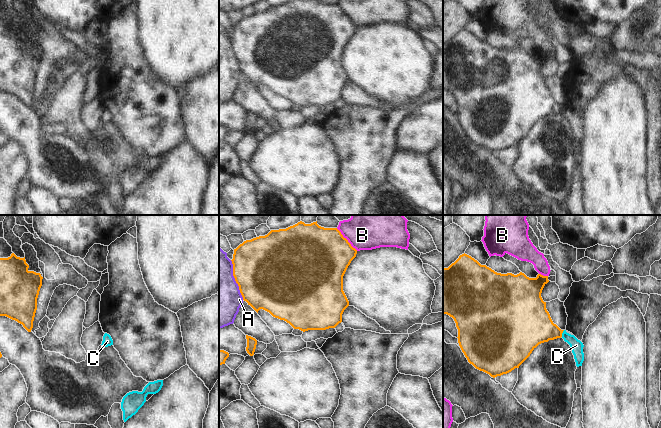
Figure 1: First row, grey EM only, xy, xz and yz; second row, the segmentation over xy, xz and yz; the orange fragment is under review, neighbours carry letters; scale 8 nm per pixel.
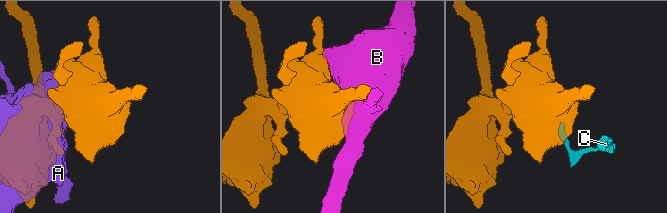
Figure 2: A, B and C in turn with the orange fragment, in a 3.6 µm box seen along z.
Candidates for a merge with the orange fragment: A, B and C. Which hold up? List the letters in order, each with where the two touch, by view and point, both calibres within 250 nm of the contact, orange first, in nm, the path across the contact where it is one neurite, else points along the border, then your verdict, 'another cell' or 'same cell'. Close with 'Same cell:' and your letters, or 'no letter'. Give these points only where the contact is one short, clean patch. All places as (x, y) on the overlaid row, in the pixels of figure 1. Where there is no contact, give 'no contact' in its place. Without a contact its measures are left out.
A: xz (235, 280) | 500/360 nm | another cell
B: xz (347, 240) | 460/380 nm | another cell
C: yz (562, 332) | 320/100 nm | along yz (564, 330), (561, 336) | another cell
Same cell: no letter

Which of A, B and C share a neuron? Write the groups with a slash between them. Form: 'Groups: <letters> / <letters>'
Groups: A / B / C

